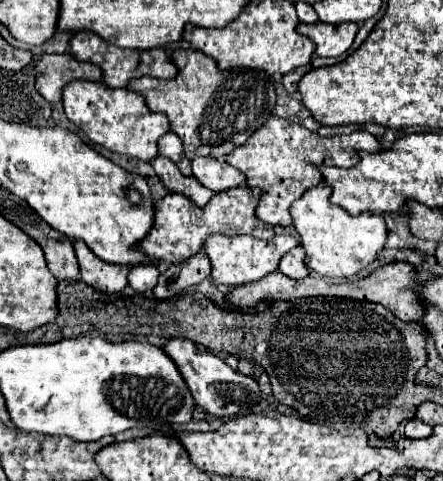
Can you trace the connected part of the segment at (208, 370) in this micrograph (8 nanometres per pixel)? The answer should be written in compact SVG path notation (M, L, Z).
M169 339L163 345L163 351L171 357L171 361L177 365L183 381L187 383L187 387L191 389L191 395L195 399L195 405L203 407L207 413L211 415L225 415L225 417L233 417L243 409L255 405L261 399L261 391L259 385L253 377L245 377L239 371L233 371L225 361L221 361L217 355L207 353L205 349L197 347L193 341L189 339Z

